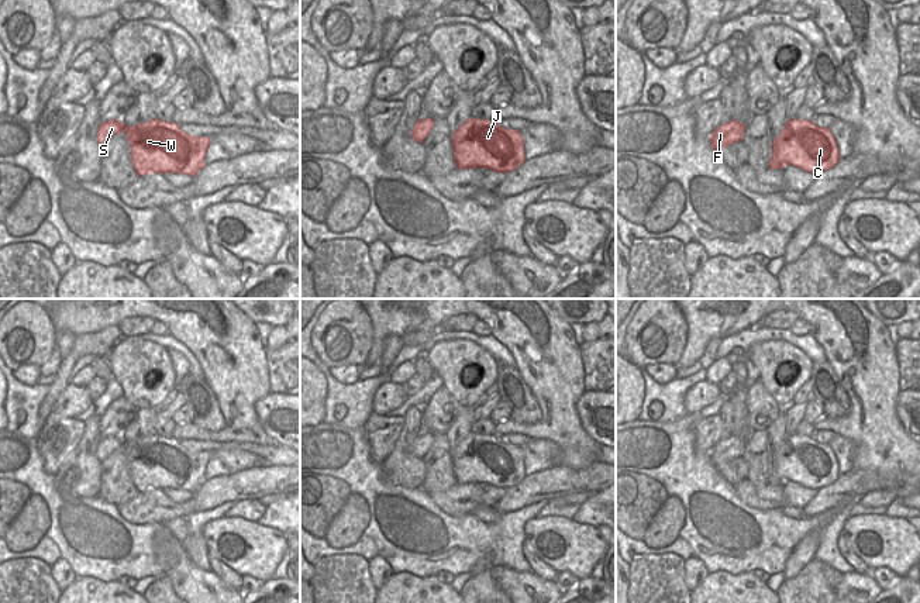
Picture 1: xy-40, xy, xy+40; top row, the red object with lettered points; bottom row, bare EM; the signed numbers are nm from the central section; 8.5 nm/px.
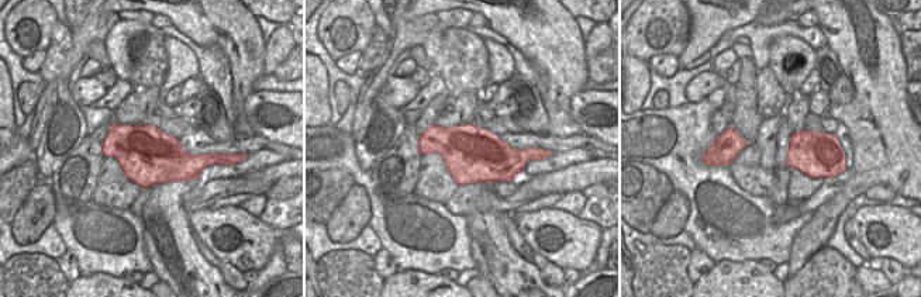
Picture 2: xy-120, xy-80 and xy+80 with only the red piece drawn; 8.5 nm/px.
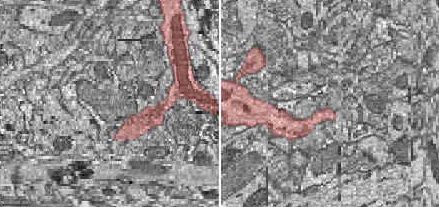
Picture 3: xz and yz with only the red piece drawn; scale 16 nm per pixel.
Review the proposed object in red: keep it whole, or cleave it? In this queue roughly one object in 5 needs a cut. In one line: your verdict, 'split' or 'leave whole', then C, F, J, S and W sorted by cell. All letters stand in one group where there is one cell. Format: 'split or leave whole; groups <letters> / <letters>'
leave whole; groups C F J S W

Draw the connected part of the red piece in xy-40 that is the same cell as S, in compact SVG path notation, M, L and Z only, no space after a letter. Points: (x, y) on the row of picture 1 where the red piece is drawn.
M152 118L137 125L124 125L121 120L108 120L100 123L97 130L97 142L103 147L114 135L125 132L125 138L131 147L131 161L138 176L149 173L180 173L196 176L206 166L206 152L211 144L210 137L194 137L185 132L180 125L173 121L165 123L159 118Z

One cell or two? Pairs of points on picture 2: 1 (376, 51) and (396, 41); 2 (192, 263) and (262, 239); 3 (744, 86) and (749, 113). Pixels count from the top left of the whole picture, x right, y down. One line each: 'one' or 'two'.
1: two
2: two
3: one

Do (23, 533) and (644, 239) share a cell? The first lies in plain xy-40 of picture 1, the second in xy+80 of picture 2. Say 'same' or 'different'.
different

